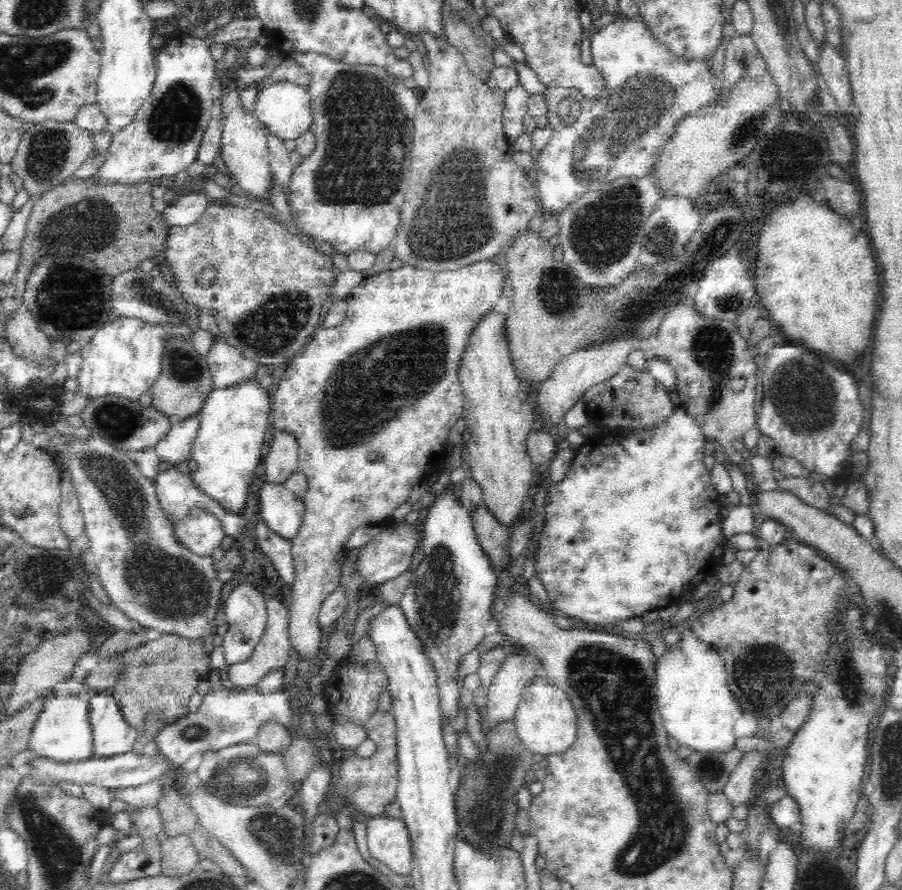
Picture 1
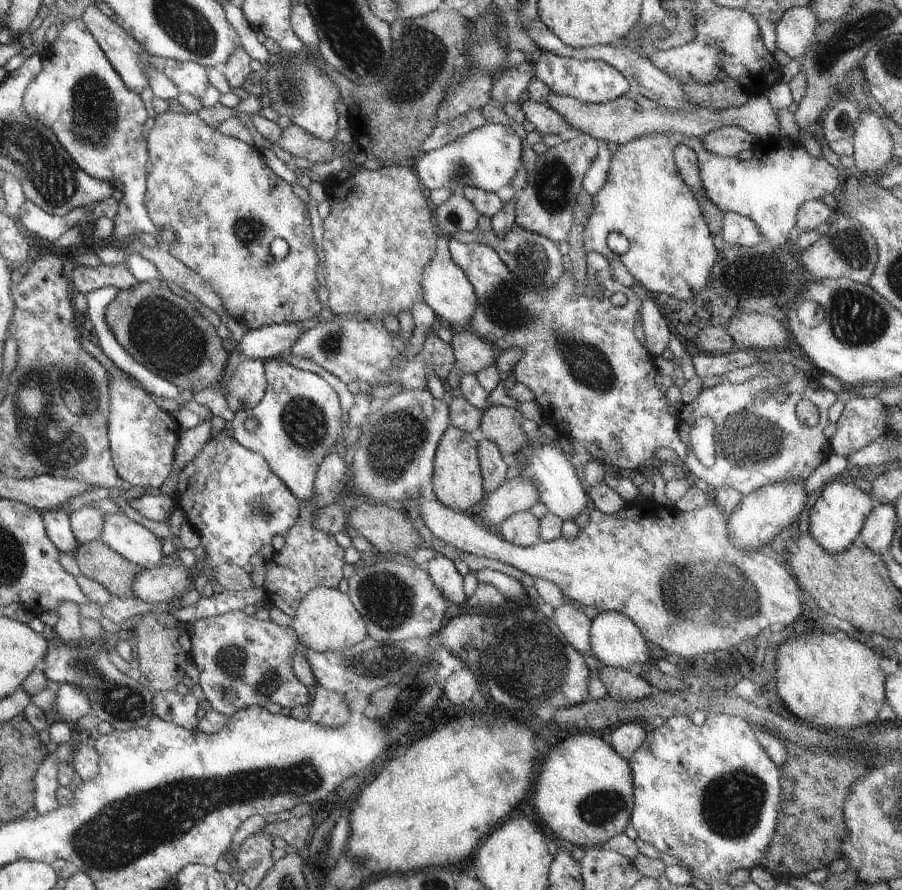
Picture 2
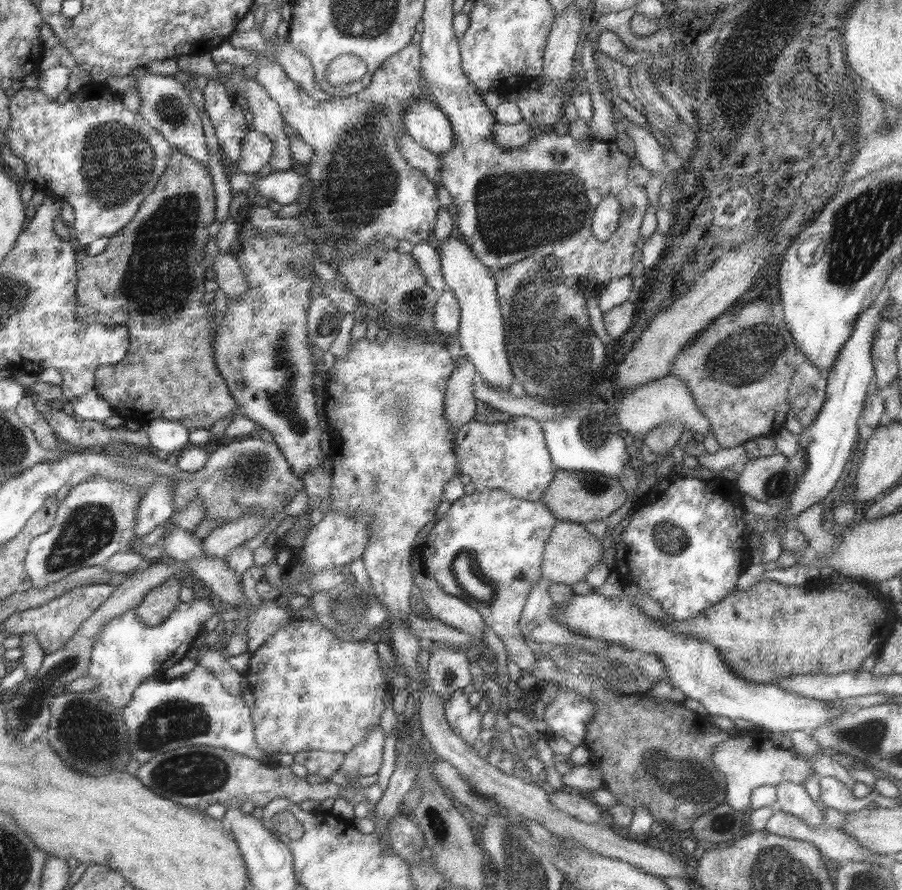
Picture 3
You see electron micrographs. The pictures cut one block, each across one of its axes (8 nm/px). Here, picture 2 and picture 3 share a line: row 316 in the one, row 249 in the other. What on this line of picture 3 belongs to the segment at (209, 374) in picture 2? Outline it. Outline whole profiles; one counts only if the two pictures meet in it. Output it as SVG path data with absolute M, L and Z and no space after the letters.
M173 152L167 168L163 170L153 192L141 202L131 222L113 236L105 250L97 256L77 260L75 284L75 316L81 324L125 326L129 332L129 350L125 358L113 366L99 366L95 370L95 392L113 408L113 416L129 418L141 426L155 418L179 422L189 428L209 430L217 420L233 416L237 404L227 390L213 364L213 328L215 322L205 316L211 314L203 308L203 282L209 278L203 264L203 248L209 242L207 228L215 222L215 190L207 166Z

